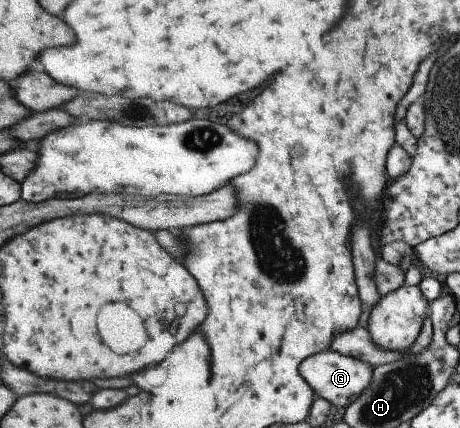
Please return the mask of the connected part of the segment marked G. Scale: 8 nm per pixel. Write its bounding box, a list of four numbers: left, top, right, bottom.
[299,348,373,408]

